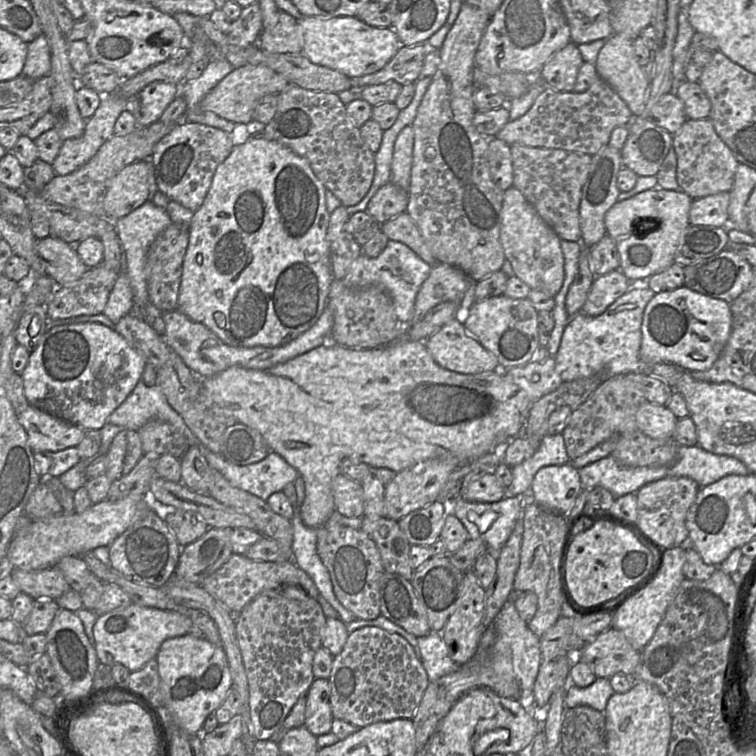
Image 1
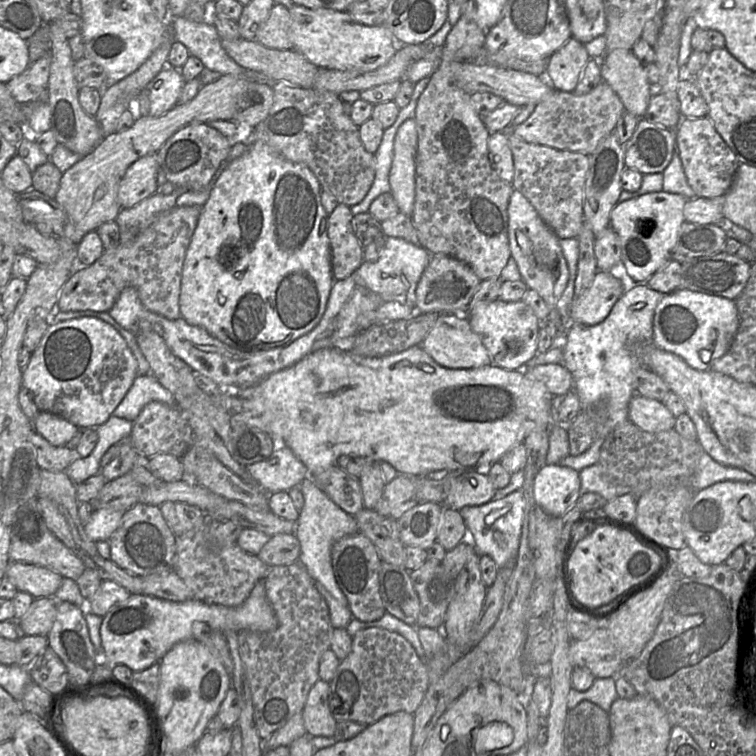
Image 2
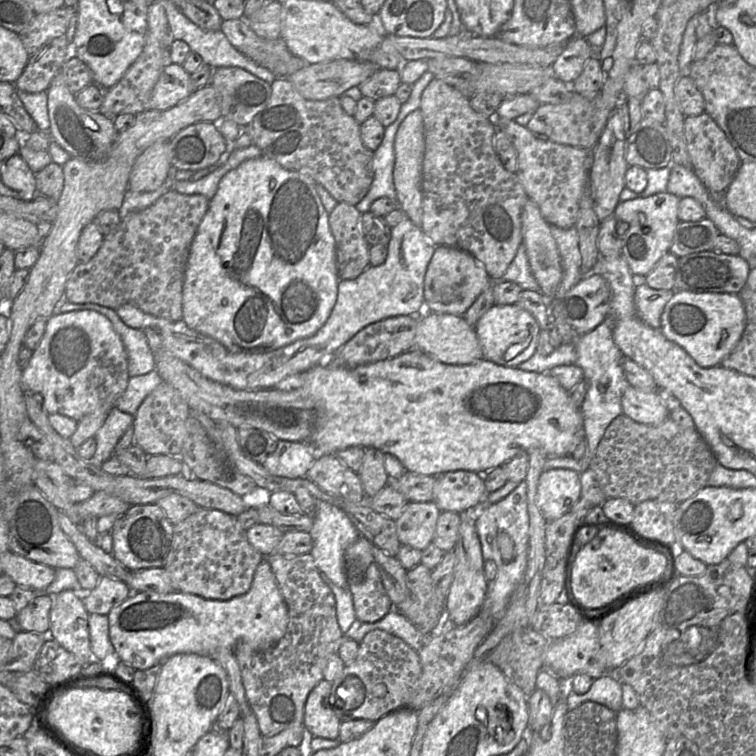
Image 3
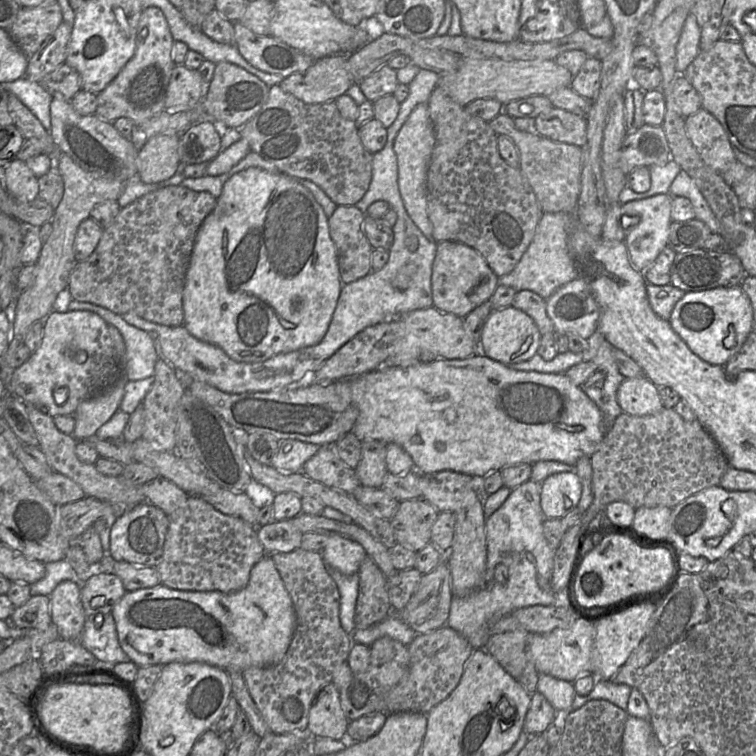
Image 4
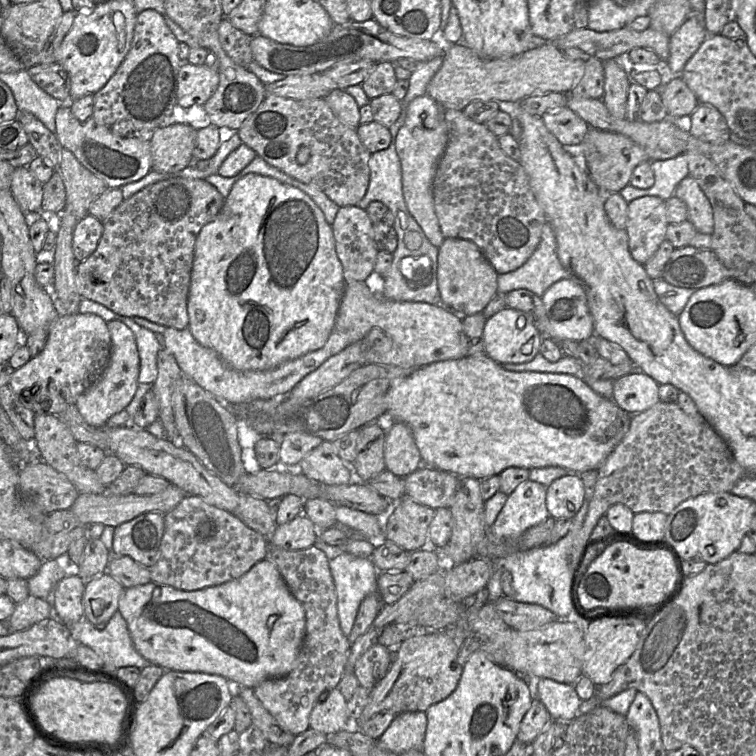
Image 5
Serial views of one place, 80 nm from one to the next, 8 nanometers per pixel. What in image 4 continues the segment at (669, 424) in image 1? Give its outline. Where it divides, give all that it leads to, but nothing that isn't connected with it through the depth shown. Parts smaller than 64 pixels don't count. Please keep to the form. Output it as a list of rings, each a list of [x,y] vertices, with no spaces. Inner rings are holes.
[[[645,375],[625,378],[618,388],[618,403],[623,413],[646,416],[664,408],[659,388]]]

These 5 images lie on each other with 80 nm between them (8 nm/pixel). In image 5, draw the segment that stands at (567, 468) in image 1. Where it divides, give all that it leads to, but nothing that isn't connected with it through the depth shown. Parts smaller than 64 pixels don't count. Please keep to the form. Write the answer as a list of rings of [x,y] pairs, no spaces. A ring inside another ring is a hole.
[[[577,473],[554,480],[546,490],[546,507],[554,519],[572,519],[581,508],[584,499],[584,485]]]

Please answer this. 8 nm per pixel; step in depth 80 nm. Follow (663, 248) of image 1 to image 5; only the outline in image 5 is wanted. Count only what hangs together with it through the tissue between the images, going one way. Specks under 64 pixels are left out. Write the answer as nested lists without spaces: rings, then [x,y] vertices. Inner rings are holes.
[[[658,196],[634,199],[628,203],[626,232],[630,253],[644,265],[666,239],[669,225],[665,200]]]

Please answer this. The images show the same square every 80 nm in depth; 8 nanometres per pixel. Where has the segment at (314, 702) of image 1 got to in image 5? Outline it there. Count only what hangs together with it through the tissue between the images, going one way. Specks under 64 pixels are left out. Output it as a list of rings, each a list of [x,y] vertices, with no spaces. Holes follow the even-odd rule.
[[[337,688],[320,694],[319,701],[310,714],[309,728],[328,736],[342,730],[359,731],[357,723],[352,725],[348,716],[347,701]]]

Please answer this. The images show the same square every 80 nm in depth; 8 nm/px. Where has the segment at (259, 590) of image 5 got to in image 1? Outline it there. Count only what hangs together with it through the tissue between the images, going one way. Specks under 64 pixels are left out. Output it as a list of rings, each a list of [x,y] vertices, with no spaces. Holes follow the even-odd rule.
[[[130,603],[97,617],[93,627],[93,646],[99,663],[111,667],[121,664],[133,672],[155,658],[165,640],[188,634],[191,626],[191,619],[178,612]]]

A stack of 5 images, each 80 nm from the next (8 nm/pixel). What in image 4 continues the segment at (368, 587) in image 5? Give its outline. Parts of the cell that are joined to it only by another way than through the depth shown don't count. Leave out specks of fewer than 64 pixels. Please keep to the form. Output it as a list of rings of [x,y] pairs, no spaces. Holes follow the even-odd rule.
[[[327,566],[327,572],[334,580],[340,595],[339,619],[343,630],[348,634],[355,629],[355,612],[358,597],[359,576],[356,573],[344,575],[338,570]]]

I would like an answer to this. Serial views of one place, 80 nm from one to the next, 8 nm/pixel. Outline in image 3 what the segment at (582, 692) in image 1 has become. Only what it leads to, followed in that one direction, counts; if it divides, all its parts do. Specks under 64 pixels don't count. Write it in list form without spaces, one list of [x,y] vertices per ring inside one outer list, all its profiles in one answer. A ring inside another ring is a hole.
[[[606,672],[594,679],[586,693],[577,694],[571,691],[567,697],[567,710],[572,710],[585,701],[593,701],[619,712],[623,709],[622,684],[613,672]]]

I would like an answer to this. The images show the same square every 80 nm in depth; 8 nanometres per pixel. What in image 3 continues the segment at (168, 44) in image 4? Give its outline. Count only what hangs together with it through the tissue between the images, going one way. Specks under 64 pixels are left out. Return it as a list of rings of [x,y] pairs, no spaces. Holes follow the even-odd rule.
[[[150,2],[143,50],[116,85],[110,89],[103,89],[104,99],[99,113],[102,113],[109,119],[114,119],[122,113],[137,115],[149,109],[149,101],[153,89],[164,68],[172,63],[169,49],[163,47],[163,37],[167,29],[168,20],[163,5],[160,2]]]

